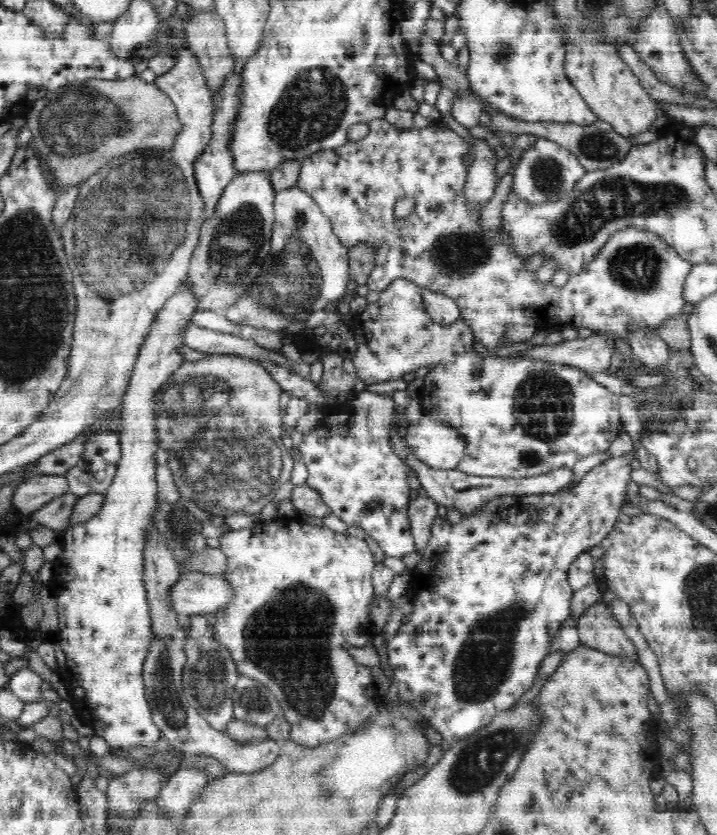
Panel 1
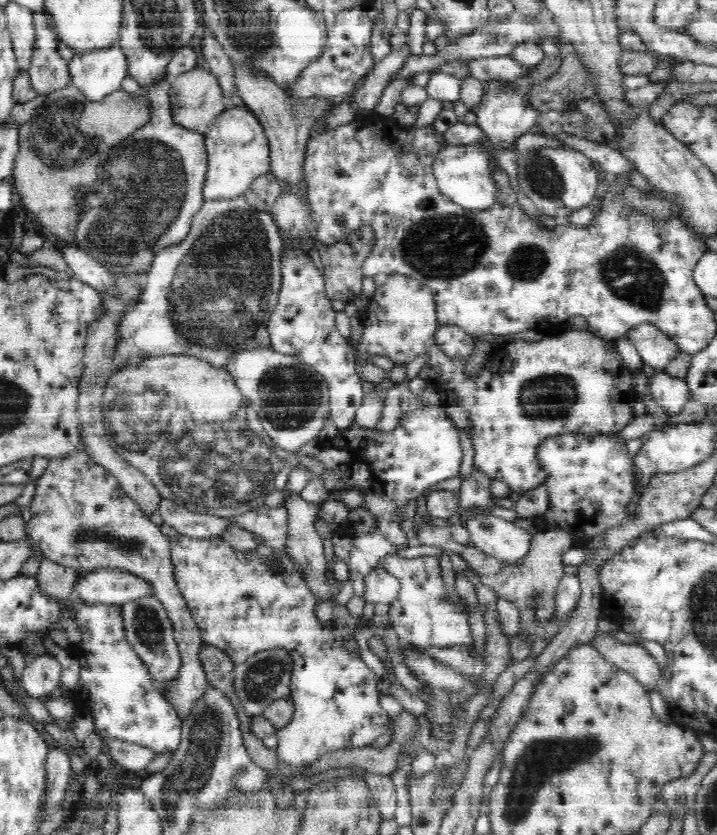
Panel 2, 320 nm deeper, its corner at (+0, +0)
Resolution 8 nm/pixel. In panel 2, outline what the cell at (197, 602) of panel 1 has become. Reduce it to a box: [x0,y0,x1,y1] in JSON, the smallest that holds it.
[73,568,154,606]

